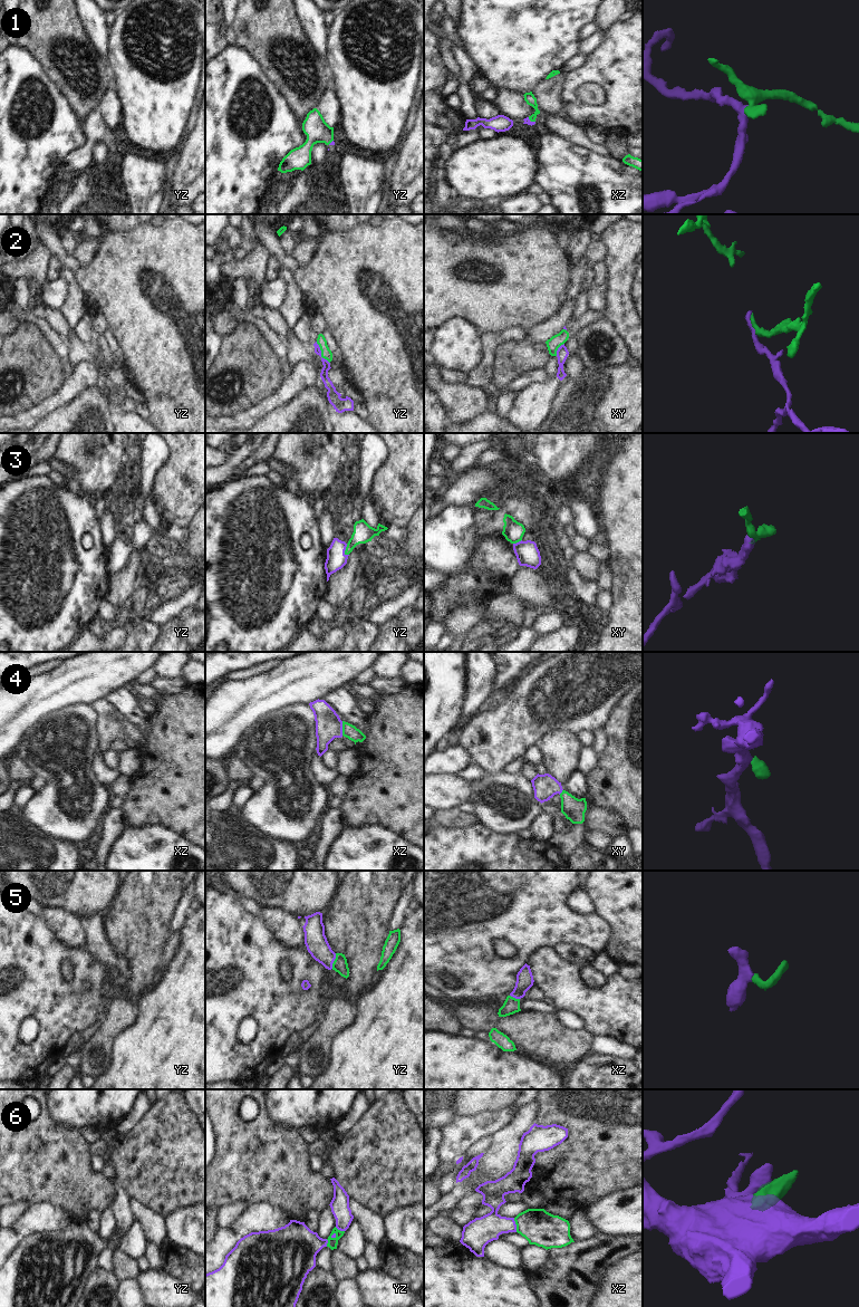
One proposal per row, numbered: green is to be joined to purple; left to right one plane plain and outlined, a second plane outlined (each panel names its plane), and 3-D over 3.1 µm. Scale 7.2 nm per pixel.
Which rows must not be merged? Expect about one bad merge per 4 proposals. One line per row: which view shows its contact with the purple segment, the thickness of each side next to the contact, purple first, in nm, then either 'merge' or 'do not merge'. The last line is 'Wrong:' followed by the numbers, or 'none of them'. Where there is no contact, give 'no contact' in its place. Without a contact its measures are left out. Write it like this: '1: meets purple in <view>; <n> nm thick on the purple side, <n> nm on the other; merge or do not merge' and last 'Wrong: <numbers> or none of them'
1: meets purple in xz; 50 nm thick on the purple side, 80 nm on the other; merge
2: meets purple in yz; 60 nm thick on the purple side, 80 nm on the other; do not merge
3: meets purple in yz; 140 nm thick on the purple side, 140 nm on the other; merge
4: meets purple in xz; 190 nm thick on the purple side, 100 nm on the other; do not merge
5: meets purple in yz; 160 nm thick on the purple side, 110 nm on the other; merge
6: meets purple in xz; 190 nm thick on the purple side, 260 nm on the other; do not merge
Wrong: 2, 4, 6

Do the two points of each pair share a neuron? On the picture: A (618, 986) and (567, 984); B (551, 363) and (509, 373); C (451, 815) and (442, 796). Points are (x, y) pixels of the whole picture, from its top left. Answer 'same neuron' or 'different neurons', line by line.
A: same neuron
B: different neurons
C: different neurons

